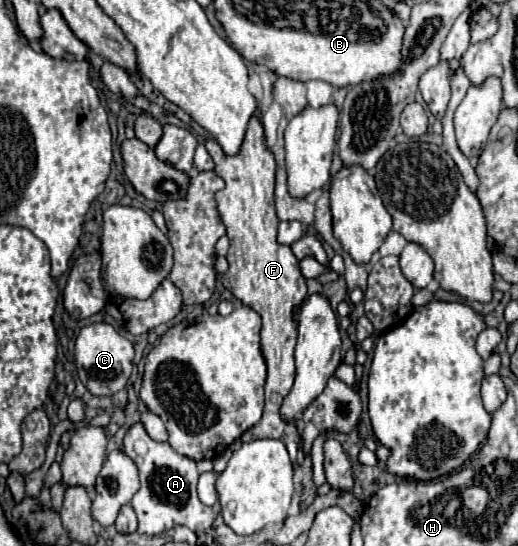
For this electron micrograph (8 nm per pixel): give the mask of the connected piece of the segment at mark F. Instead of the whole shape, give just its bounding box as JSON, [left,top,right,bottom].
[206,115,308,461]

